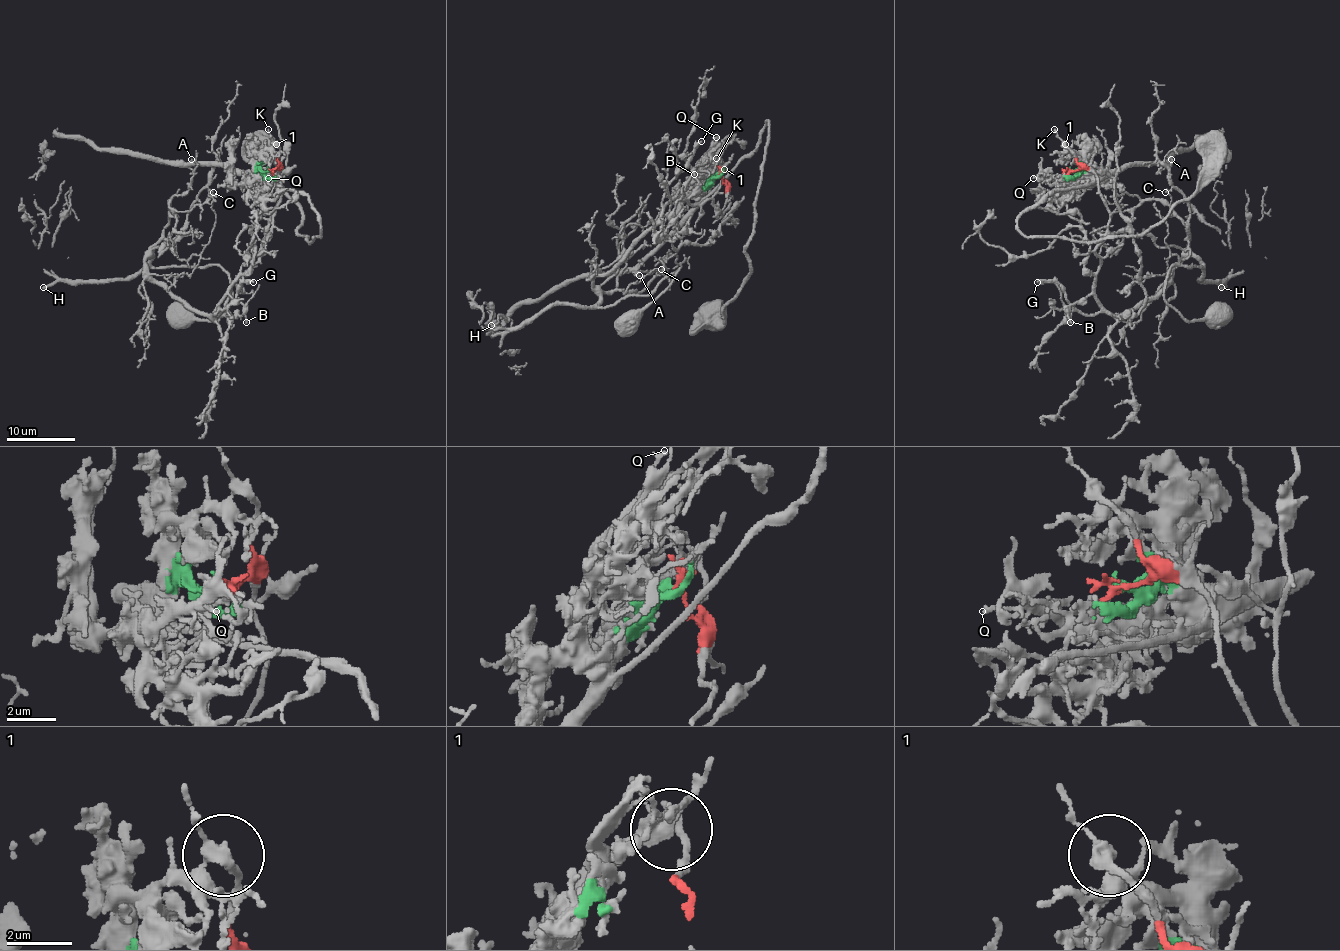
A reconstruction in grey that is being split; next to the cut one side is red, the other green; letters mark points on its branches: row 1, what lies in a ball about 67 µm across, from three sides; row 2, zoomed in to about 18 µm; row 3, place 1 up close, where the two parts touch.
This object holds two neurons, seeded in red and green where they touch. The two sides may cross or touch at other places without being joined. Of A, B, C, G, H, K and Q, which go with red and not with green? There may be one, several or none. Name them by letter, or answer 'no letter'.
B, C, G, H, K

